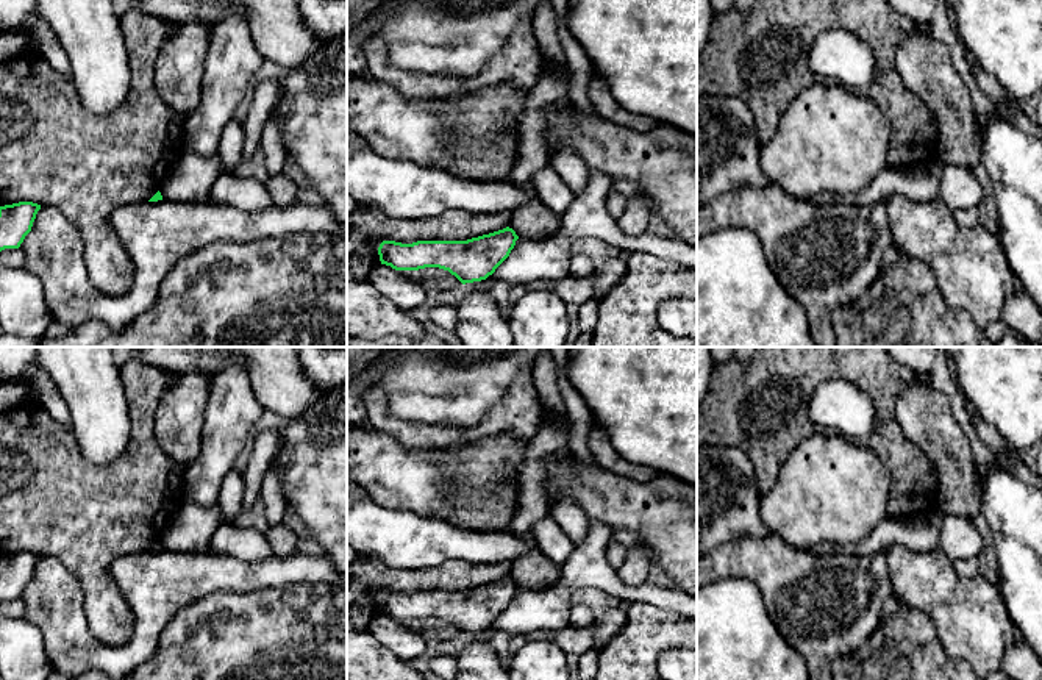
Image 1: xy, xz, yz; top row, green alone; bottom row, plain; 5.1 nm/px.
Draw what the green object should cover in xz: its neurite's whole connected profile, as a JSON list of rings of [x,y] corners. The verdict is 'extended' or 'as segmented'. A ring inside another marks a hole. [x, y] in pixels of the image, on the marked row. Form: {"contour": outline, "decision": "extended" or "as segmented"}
{"contour": [[[509,227],[467,241],[417,241],[401,244],[383,241],[381,264],[395,270],[439,267],[462,285],[486,280],[509,256],[519,236]]], "decision": "as segmented"}

